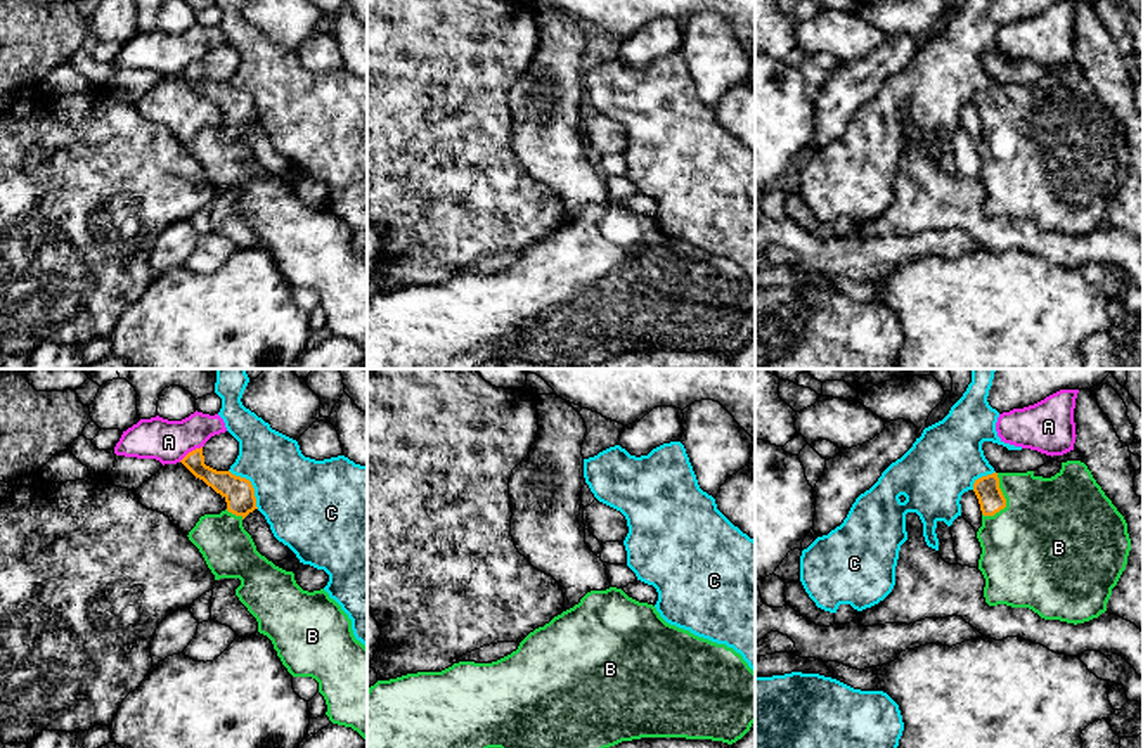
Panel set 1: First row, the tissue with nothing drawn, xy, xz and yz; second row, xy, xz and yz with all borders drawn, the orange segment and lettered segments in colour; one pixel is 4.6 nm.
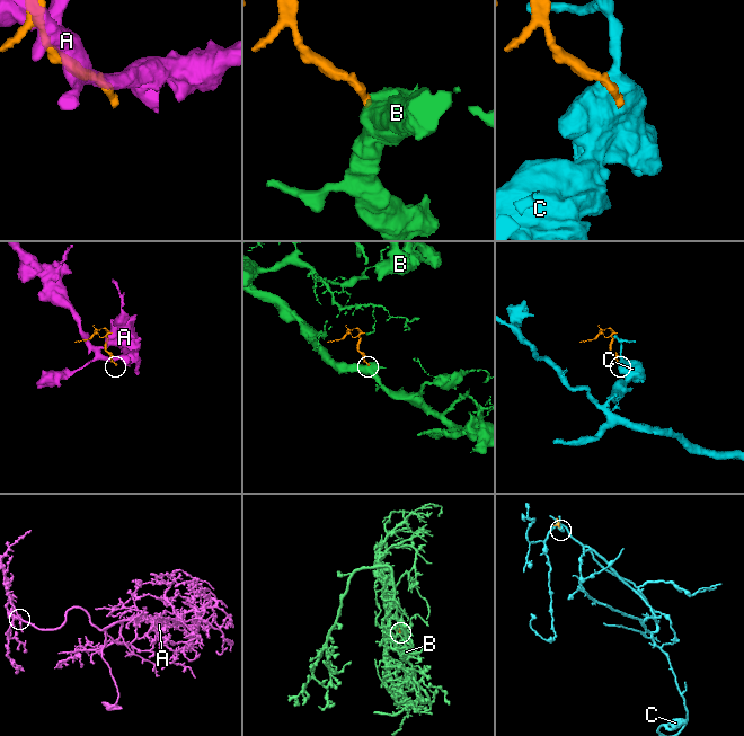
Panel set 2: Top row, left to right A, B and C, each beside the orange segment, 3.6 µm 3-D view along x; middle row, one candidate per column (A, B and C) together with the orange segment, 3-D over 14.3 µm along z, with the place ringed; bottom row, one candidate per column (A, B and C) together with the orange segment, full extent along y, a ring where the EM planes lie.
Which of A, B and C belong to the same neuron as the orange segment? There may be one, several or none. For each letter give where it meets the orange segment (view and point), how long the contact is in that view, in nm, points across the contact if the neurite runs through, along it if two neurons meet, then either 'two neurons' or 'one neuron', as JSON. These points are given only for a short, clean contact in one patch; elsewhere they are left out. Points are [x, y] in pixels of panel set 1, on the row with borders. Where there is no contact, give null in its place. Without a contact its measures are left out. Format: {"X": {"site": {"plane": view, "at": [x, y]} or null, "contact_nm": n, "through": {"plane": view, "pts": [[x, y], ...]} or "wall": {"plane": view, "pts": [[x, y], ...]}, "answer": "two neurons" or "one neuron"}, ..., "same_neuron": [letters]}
{"A": {"site": {"plane": "xy", "at": [189, 452]}, "contact_nm": 130, "answer": "two neurons"}, "B": {"site": {"plane": "yz", "at": [1005, 501]}, "contact_nm": 220, "through": {"plane": "yz", "pts": [[991, 499], [1005, 501], [1050, 530]]}, "answer": "one neuron"}, "C": {"site": {"plane": "xy", "at": [251, 485]}, "contact_nm": 240, "wall": {"plane": "xy", "pts": [[229, 470], [250, 482], [258, 508]]}, "answer": "two neurons"}, "same_neuron": ["B"]}

